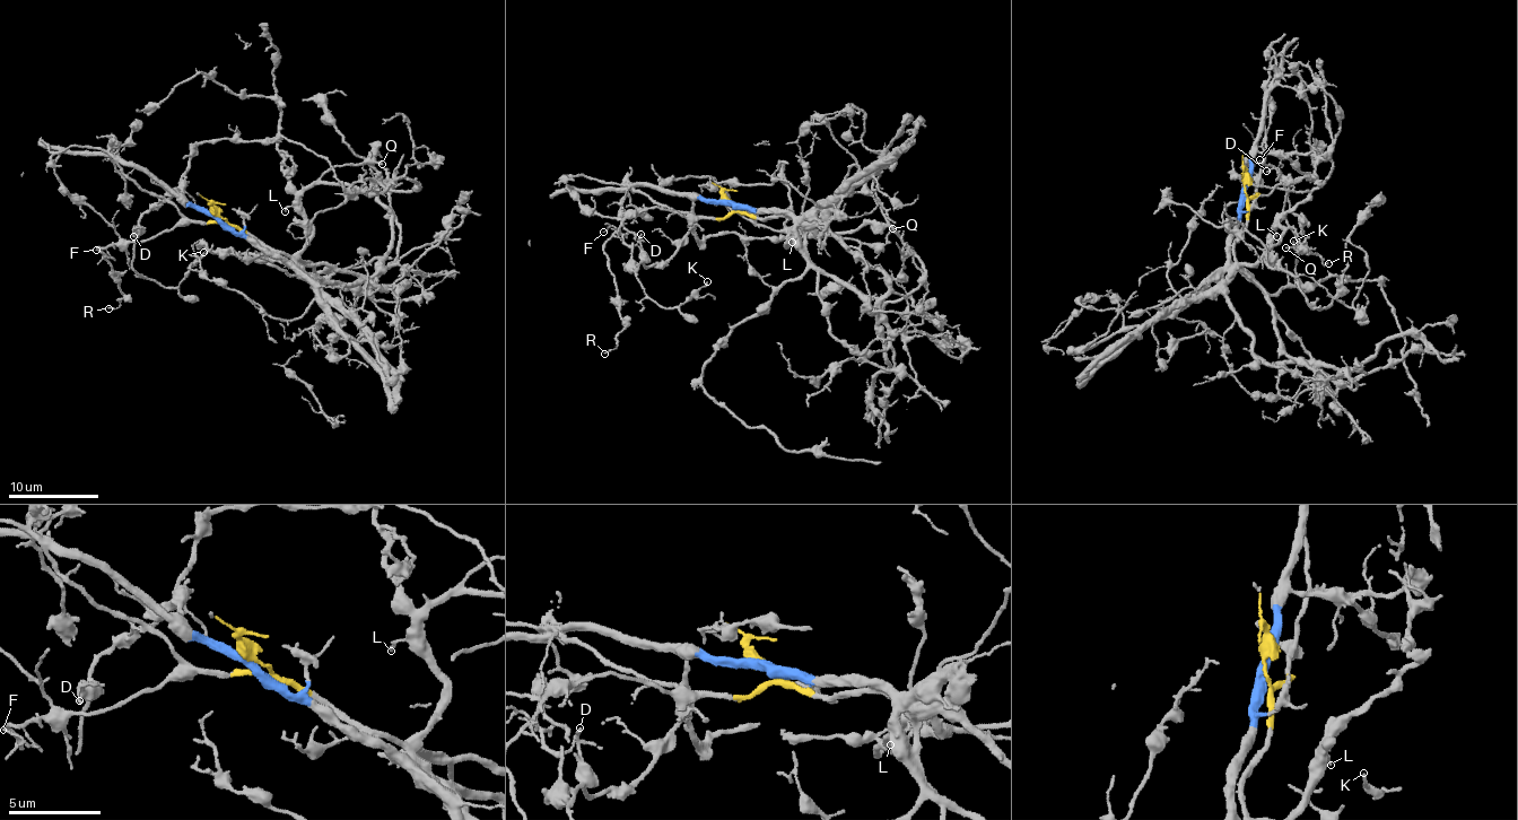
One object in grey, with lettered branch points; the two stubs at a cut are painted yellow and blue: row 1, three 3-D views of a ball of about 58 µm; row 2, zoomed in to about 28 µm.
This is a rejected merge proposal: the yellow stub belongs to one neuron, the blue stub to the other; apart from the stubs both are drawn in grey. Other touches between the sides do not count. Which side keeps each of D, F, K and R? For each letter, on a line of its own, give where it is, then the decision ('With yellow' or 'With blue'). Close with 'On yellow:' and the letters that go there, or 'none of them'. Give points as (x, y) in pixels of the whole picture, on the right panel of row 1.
D: Place: (1266, 171). With blue
F: Place: (1259, 159). With yellow
K: Place: (1293, 241). With blue
R: Place: (1328, 263). With yellow
On yellow: F, R

